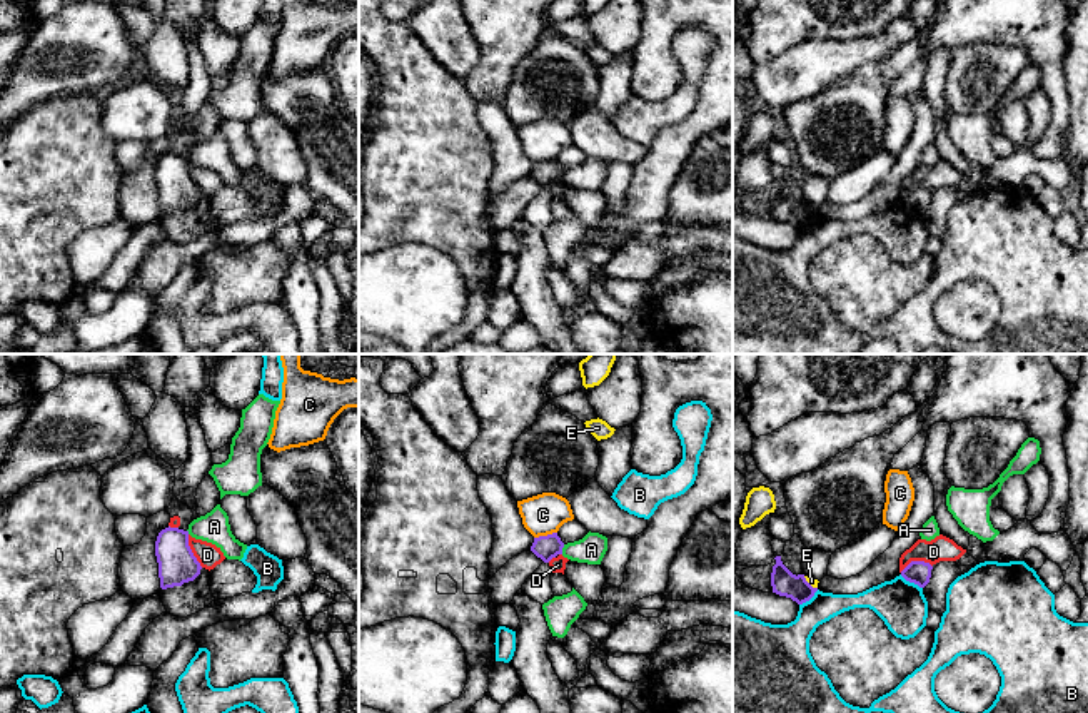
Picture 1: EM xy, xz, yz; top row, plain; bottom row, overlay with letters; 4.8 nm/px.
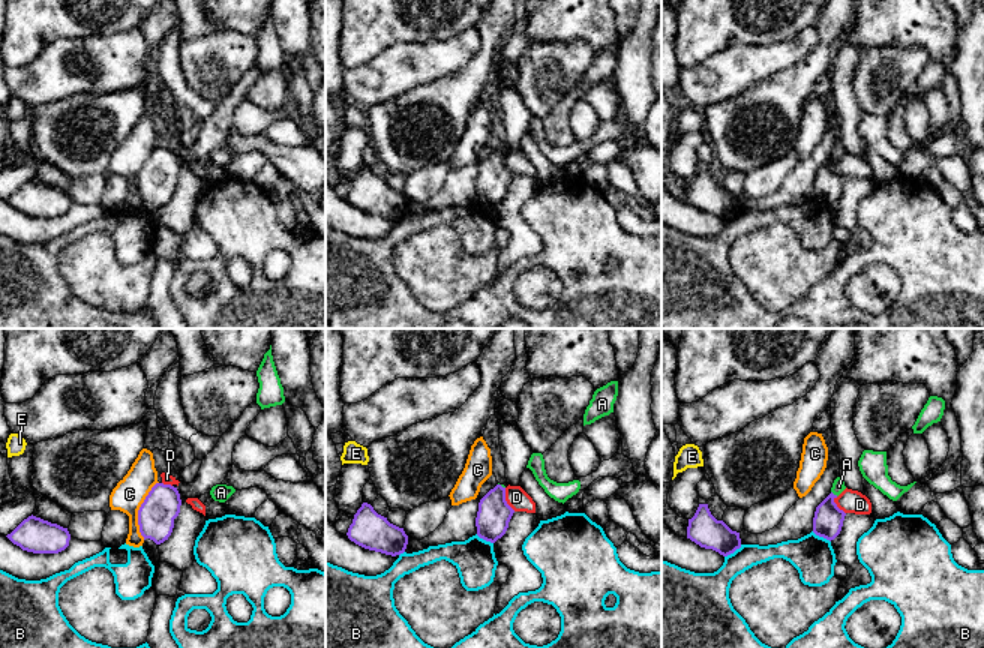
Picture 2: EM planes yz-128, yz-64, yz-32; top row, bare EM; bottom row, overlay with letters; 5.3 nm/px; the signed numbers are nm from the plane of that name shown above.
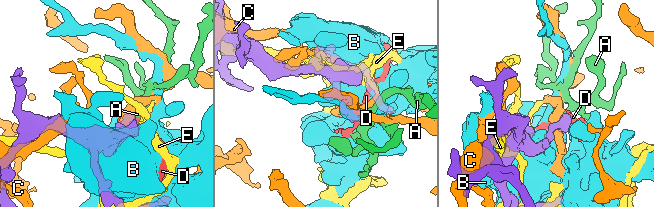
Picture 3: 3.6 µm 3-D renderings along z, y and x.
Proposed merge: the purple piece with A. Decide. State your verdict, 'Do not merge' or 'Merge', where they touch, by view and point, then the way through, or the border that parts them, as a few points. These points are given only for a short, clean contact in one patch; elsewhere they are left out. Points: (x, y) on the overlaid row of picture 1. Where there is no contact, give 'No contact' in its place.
Do not merge. Touches purple at xz (561, 550). Boundary: xz (564, 545), (561, 553)

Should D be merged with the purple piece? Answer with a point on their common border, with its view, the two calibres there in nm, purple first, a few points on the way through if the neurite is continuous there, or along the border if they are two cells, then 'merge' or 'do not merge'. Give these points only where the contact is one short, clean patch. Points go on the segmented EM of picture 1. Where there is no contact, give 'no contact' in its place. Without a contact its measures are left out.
xy (191, 551) | 190/110 nm | along xy (187, 535), (187, 545), (202, 566) | do not merge

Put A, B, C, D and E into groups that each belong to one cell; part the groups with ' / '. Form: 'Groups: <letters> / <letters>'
Groups: A / B / C / D / E

